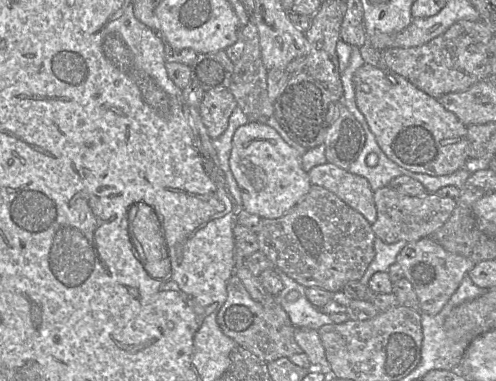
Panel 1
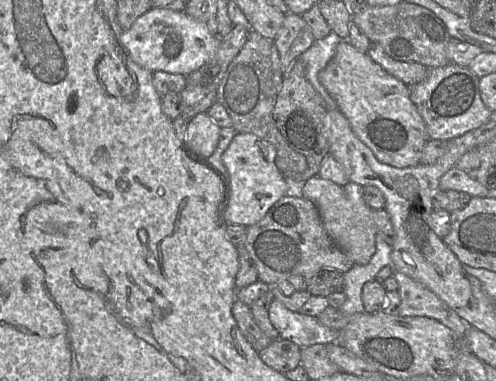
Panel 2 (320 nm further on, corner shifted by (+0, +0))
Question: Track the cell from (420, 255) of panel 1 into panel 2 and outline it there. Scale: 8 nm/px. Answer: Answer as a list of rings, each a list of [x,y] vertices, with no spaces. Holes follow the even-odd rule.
[[[395,271],[400,295],[400,316],[423,316],[438,320],[460,340],[468,324],[433,291],[404,273]]]

